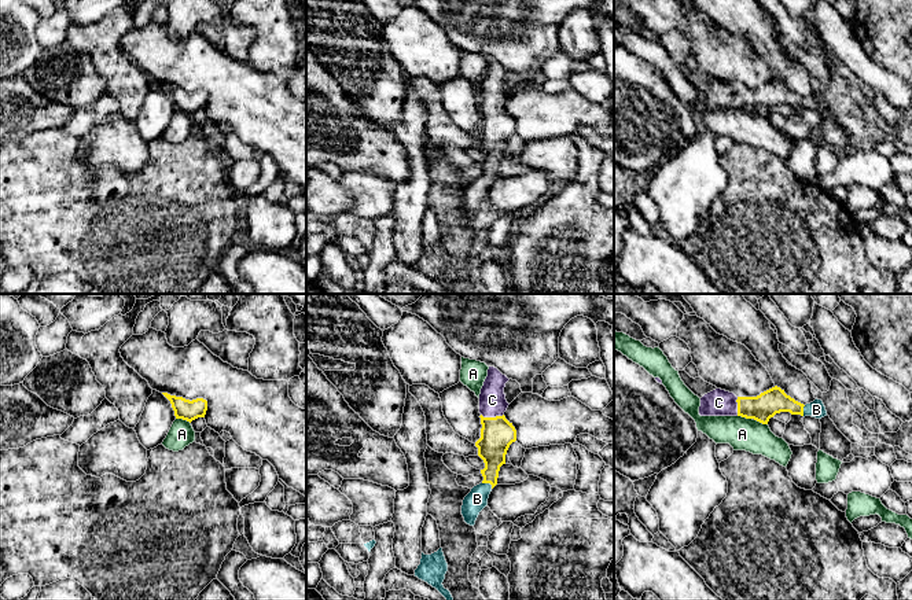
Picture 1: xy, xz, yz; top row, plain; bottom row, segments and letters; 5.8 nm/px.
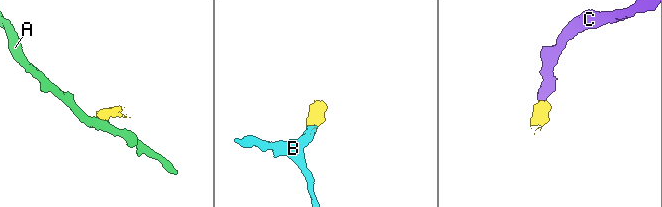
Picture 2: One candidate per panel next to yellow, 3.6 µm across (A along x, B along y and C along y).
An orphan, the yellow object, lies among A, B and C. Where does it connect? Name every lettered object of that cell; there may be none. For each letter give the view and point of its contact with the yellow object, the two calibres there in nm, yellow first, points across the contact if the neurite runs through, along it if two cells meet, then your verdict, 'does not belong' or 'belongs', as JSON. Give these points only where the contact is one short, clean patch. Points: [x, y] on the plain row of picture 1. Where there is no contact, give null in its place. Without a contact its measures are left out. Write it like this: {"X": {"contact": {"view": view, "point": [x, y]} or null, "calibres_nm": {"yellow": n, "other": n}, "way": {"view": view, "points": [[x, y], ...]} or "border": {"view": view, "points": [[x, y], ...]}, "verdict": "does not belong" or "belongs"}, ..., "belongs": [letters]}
{"A": {"contact": {"view": "xy", "point": [183, 111]}, "calibres_nm": {"yellow": 120, "other": 150}, "border": {"view": "xy", "points": [[176, 110], [186, 111], [190, 116]]}, "verdict": "does not belong"}, "B": {"contact": {"view": "xz", "point": [488, 175]}, "calibres_nm": {"yellow": 180, "other": 120}, "way": {"view": "xz", "points": [[495, 133], [488, 175], [477, 191]]}, "verdict": "belongs"}, "C": {"contact": {"view": "xz", "point": [492, 110]}, "calibres_nm": {"yellow": 190, "other": 160}, "way": {"view": "xz", "points": [[497, 125], [492, 110], [492, 92]]}, "verdict": "belongs"}, "belongs": ["B", "C"]}

